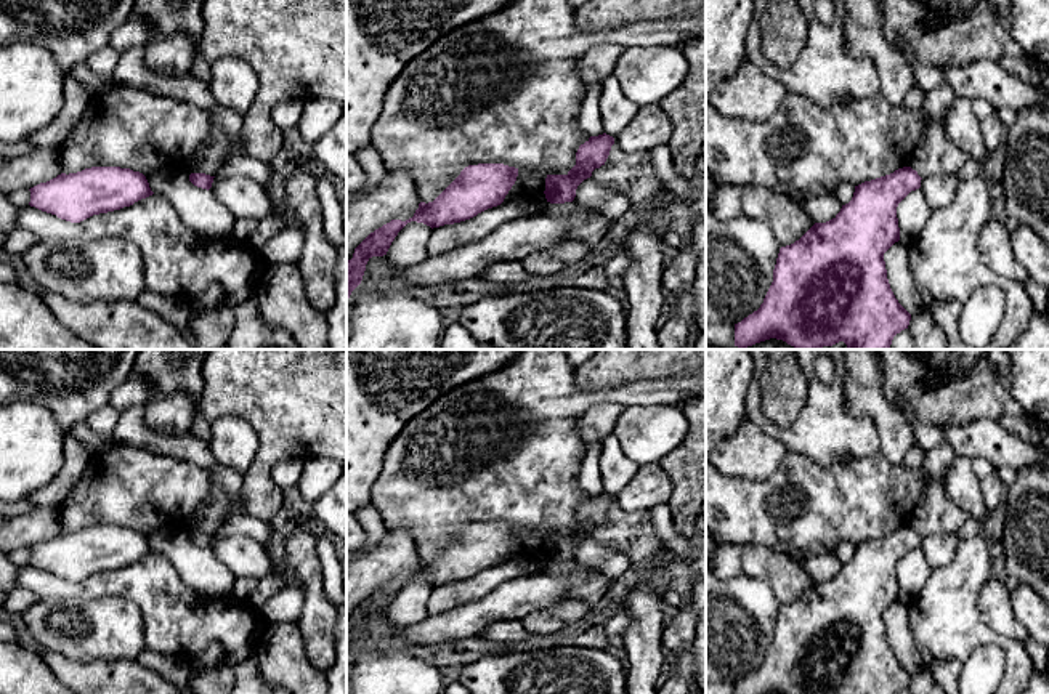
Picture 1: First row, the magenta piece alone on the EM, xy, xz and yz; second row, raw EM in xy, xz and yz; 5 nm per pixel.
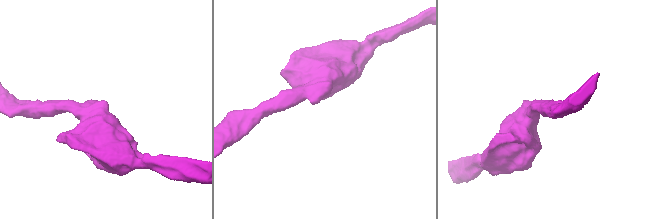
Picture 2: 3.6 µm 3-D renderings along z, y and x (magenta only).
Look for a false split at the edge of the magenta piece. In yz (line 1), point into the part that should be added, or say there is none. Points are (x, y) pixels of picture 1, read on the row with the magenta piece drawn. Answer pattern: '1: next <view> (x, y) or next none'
1: next none

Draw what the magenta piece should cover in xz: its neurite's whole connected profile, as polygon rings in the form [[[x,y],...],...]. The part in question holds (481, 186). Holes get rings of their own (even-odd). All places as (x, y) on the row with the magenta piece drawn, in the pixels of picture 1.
[[[504,163],[468,165],[433,202],[420,202],[412,218],[391,220],[371,232],[346,261],[346,300],[361,284],[367,261],[372,256],[387,255],[391,242],[407,223],[417,221],[433,229],[470,220],[500,205],[516,176],[518,168]]]

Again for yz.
[[[903,167],[895,170],[890,175],[865,181],[858,186],[855,186],[853,197],[849,204],[842,205],[840,212],[826,223],[815,223],[799,240],[796,240],[791,245],[781,247],[776,264],[773,269],[773,282],[763,298],[763,303],[757,311],[744,317],[741,322],[735,324],[735,346],[738,348],[747,348],[755,343],[776,338],[783,340],[788,345],[794,346],[796,349],[818,349],[823,346],[832,346],[839,341],[844,341],[847,345],[847,349],[890,349],[892,340],[897,333],[908,329],[911,314],[898,303],[895,298],[889,279],[887,279],[887,269],[884,261],[884,253],[900,240],[900,228],[898,228],[898,218],[897,218],[897,207],[898,204],[911,192],[921,188],[921,176],[916,170],[911,167]]]

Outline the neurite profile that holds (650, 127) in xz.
[[[658,104],[642,106],[627,127],[614,138],[626,154],[648,152],[670,138],[672,125]]]

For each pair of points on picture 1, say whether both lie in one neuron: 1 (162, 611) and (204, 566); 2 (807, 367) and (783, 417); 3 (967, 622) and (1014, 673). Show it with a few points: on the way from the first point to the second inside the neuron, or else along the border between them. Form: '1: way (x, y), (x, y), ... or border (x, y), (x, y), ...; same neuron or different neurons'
1: border (162, 555), (193, 589), (210, 595), (223, 593); different neurons
2: border (799, 366), (807, 385), (807, 399), (801, 411); different neurons
3: way (984, 635), (1000, 640), (1014, 657); same neuron

